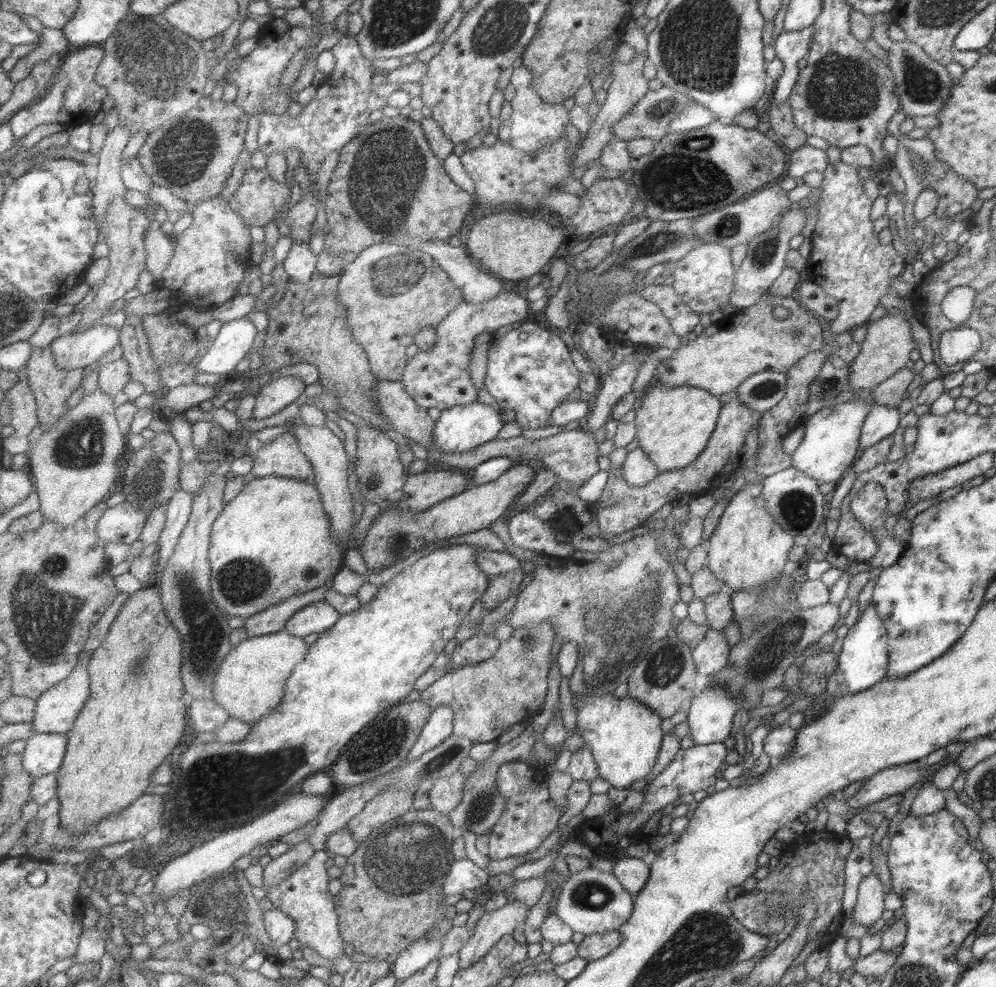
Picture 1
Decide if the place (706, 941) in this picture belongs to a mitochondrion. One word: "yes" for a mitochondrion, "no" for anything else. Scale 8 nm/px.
yes

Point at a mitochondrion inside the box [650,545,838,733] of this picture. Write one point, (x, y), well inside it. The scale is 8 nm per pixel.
(779, 637)

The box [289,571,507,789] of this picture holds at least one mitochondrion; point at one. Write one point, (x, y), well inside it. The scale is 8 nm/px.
(385, 741)

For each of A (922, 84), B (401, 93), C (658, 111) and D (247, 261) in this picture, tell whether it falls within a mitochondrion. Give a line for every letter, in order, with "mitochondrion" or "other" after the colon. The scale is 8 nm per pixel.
A: mitochondrion
B: other
C: mitochondrion
D: other

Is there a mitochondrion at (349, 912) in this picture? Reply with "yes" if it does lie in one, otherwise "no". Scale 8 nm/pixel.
no

